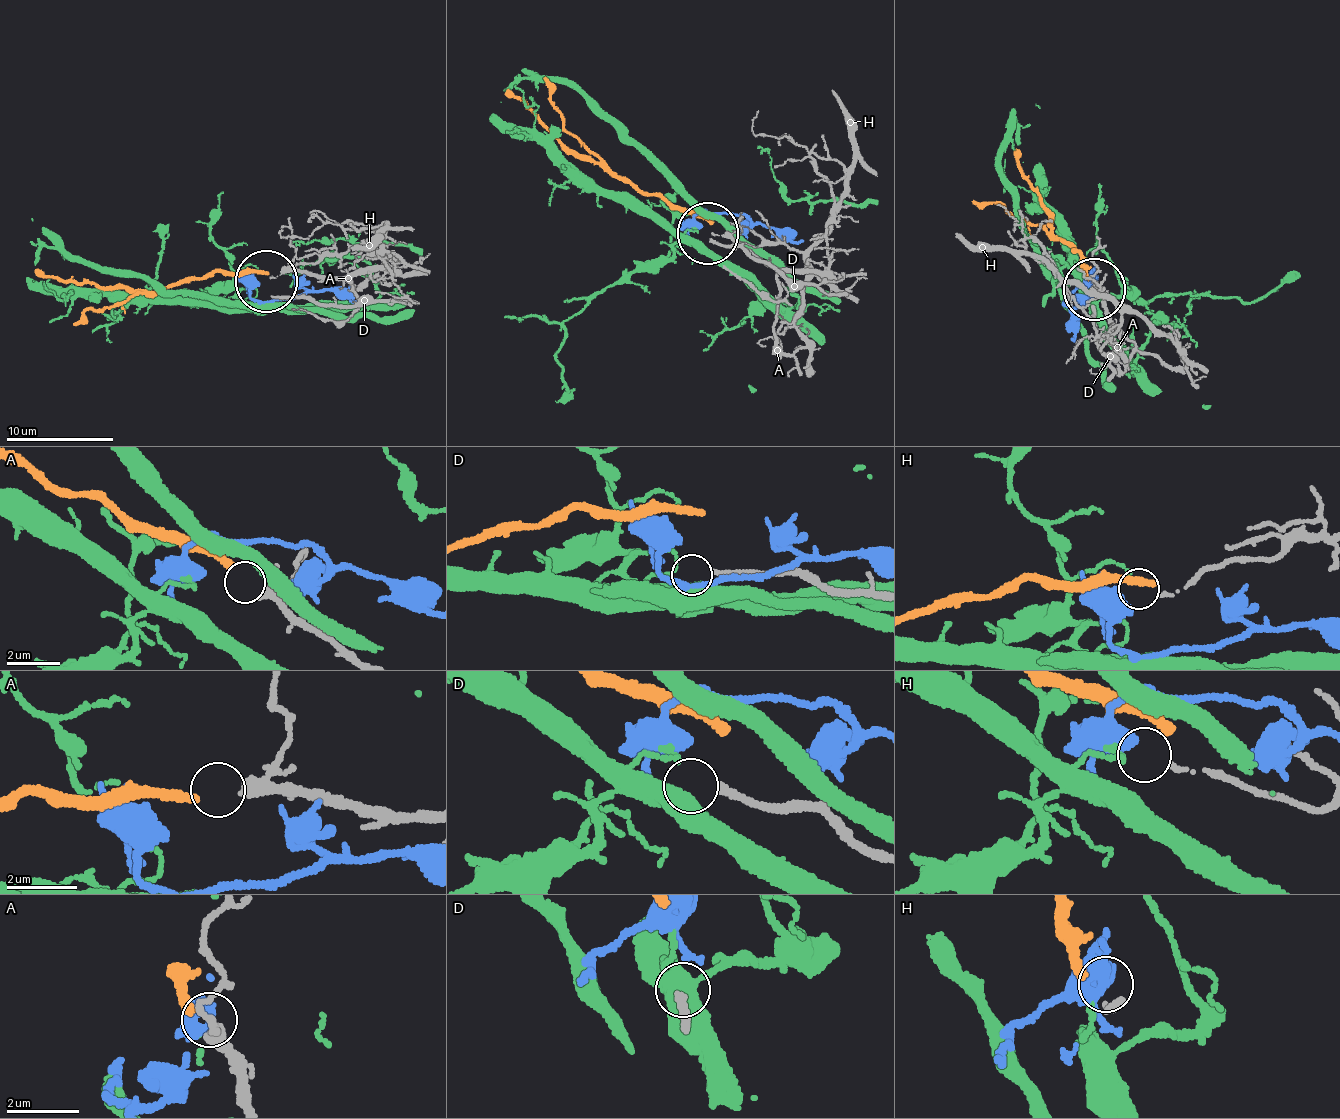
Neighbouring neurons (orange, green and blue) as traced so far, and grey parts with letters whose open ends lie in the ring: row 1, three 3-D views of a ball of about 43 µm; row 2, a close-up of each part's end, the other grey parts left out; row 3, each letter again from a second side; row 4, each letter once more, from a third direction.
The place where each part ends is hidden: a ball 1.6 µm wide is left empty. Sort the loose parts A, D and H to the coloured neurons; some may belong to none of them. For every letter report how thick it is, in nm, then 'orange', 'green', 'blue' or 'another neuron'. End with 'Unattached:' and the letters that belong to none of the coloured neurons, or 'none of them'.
A: 240 nm thick; orange
D: 200 nm thick; another neuron
H: 110 nm thick; another neuron
Unattached: D, H

